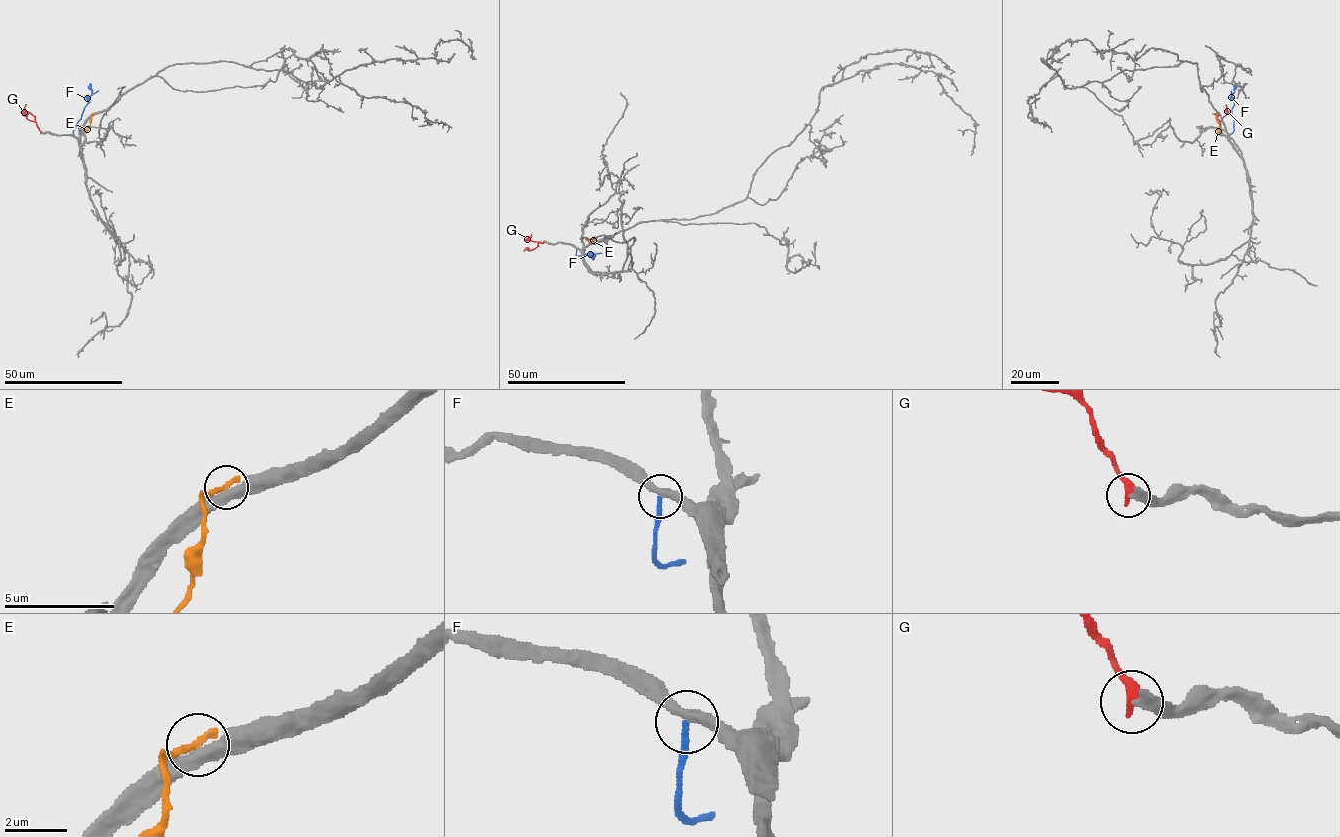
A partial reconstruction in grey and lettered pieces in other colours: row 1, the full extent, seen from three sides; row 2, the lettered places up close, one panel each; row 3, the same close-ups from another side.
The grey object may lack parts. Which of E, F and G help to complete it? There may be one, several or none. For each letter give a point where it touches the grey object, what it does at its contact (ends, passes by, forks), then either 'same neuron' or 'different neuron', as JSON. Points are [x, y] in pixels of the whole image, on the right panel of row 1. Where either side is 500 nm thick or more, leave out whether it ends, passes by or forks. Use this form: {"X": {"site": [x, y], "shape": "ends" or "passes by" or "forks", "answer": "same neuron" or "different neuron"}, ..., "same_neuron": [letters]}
{"E": {"site": [1219, 113], "shape": "ends", "answer": "different neuron"}, "F": {"site": [1226, 136], "shape": "ends", "answer": "different neuron"}, "G": {"site": [1219, 132], "shape": "ends", "answer": "different neuron"}, "same_neuron": []}

